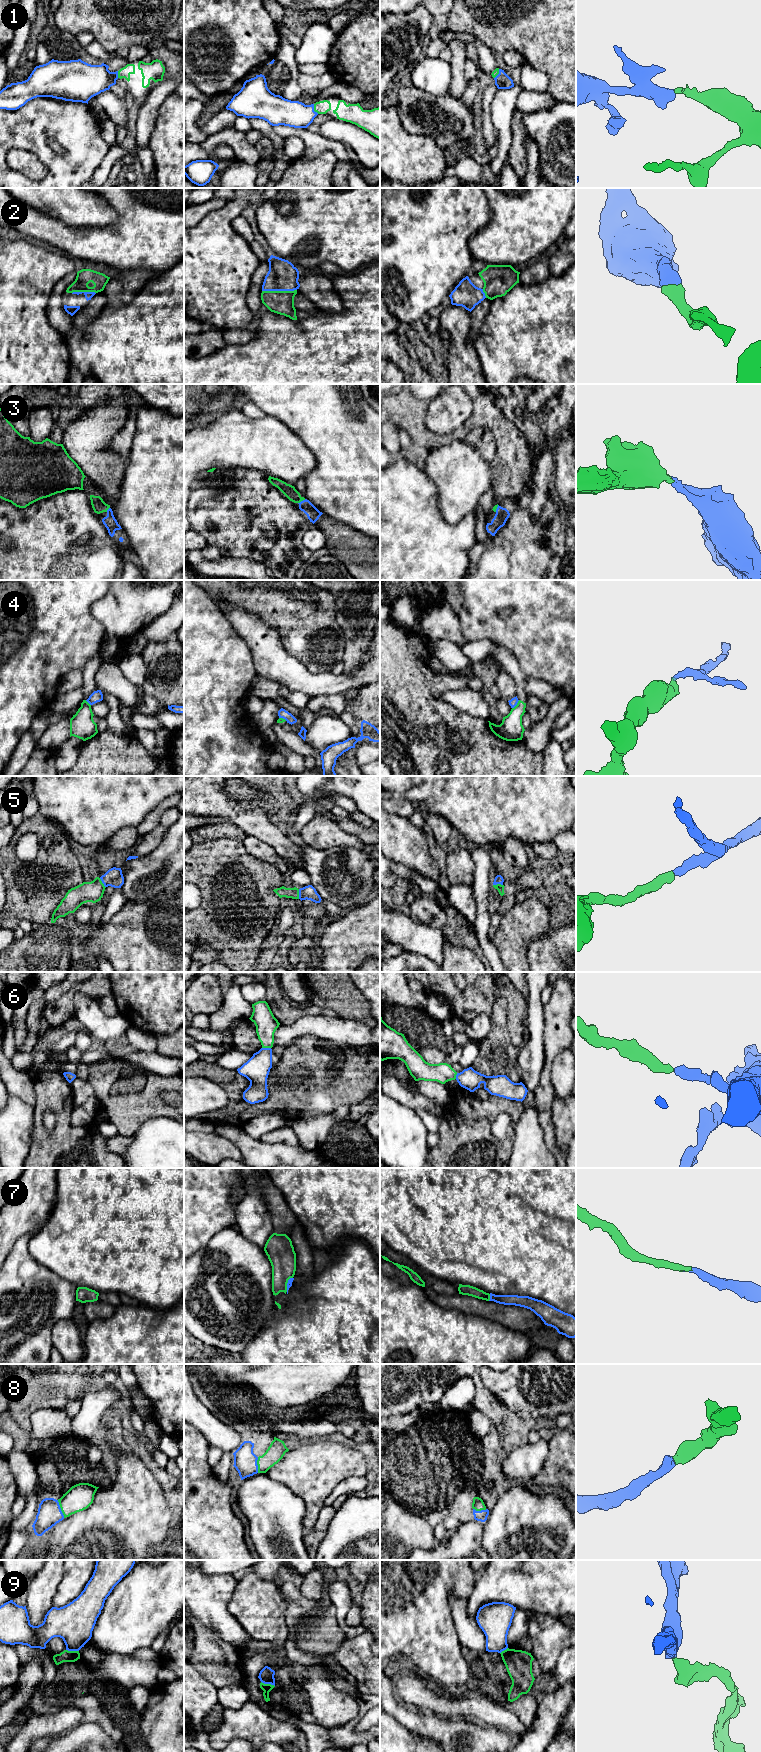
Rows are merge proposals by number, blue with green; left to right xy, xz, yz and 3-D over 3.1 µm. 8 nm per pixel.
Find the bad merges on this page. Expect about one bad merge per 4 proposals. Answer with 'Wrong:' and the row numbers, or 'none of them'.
Wrong: 4, 9

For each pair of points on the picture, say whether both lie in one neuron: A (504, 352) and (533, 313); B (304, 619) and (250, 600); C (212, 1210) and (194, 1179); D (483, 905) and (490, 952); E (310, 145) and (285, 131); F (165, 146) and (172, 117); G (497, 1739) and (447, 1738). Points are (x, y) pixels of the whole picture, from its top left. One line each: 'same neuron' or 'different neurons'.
A: same neuron
B: same neuron
C: same neuron
D: same neuron
E: same neuron
F: same neuron
G: same neuron

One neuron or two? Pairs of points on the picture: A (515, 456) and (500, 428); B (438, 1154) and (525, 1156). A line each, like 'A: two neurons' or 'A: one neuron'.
A: one neuron
B: two neurons

